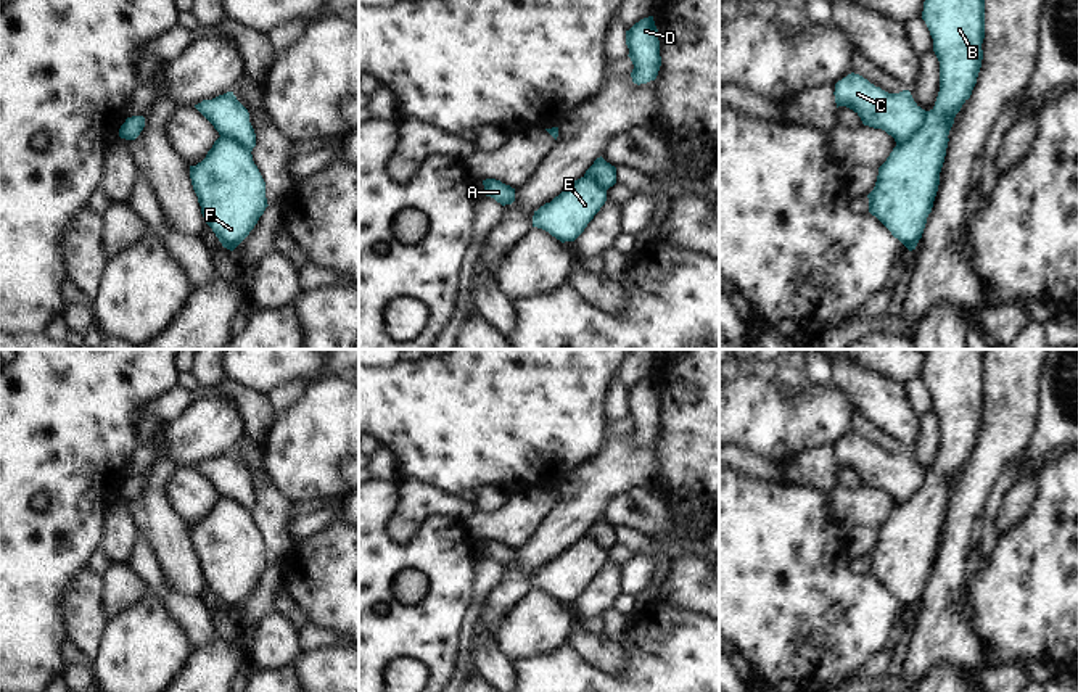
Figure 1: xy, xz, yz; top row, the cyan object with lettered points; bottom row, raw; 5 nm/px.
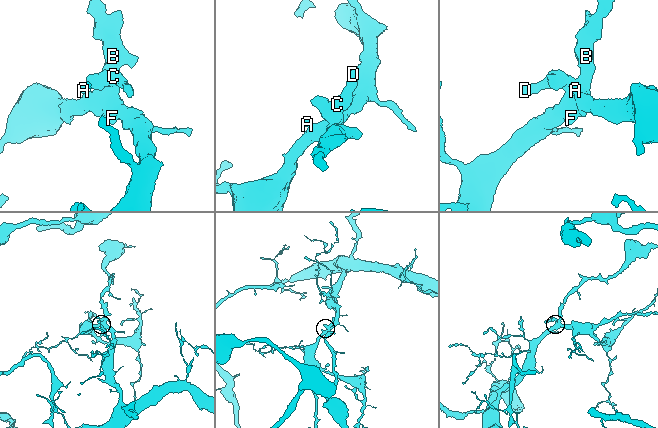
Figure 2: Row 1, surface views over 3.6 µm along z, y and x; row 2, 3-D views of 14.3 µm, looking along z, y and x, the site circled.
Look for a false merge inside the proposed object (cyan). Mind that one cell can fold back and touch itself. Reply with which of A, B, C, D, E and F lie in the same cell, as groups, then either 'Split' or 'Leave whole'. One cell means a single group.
Groups: A B E F / C D. Split

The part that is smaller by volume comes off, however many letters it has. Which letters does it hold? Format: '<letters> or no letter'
C, D

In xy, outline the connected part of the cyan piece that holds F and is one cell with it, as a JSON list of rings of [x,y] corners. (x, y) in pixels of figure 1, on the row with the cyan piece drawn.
[[[219,137],[206,158],[190,166],[190,179],[204,222],[222,246],[233,251],[269,206],[251,151],[233,138]]]

